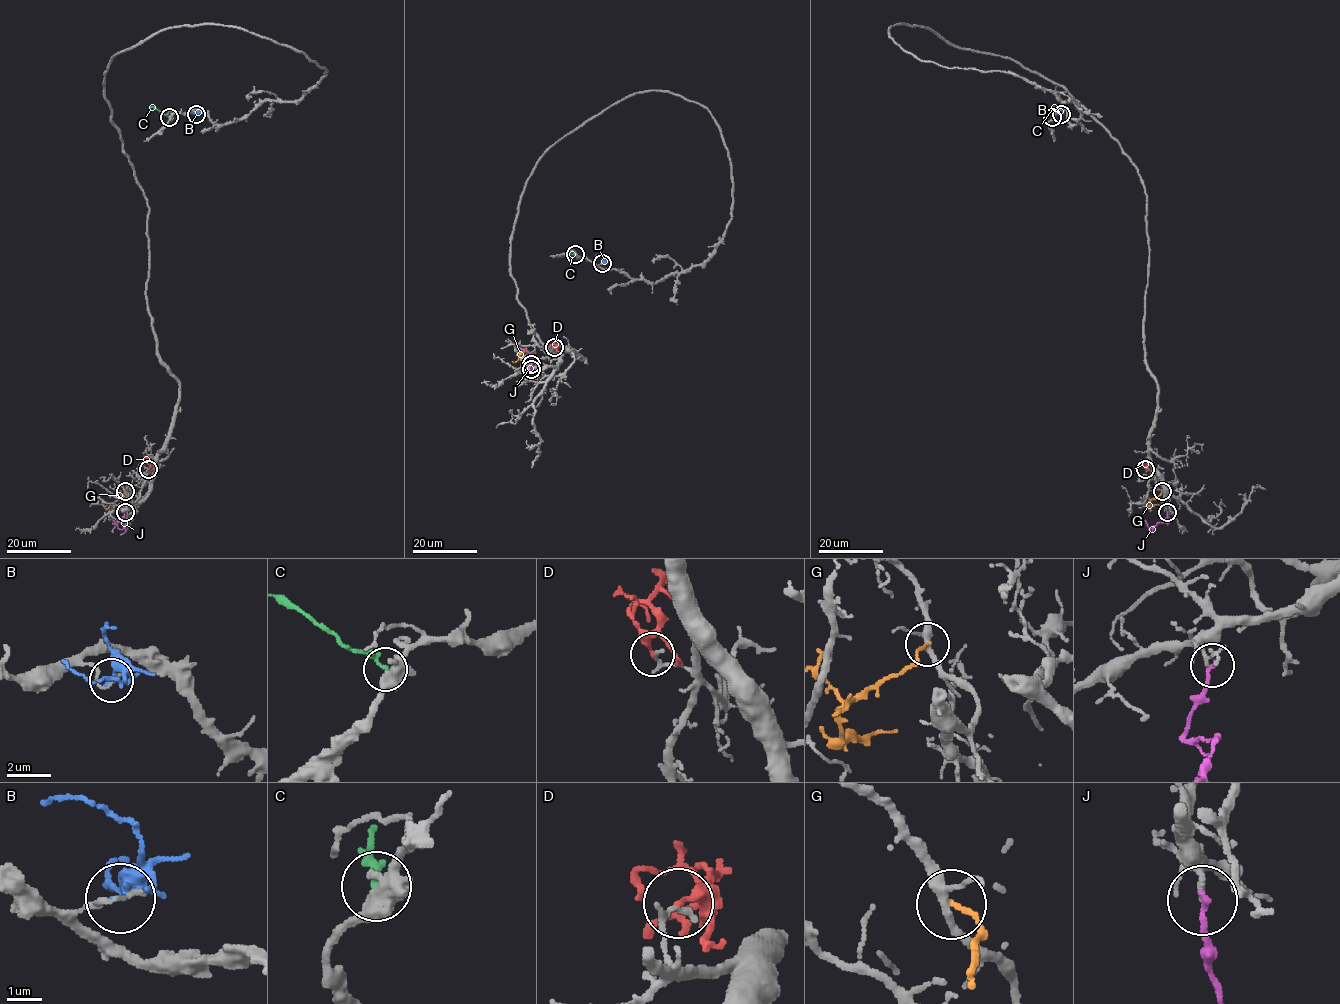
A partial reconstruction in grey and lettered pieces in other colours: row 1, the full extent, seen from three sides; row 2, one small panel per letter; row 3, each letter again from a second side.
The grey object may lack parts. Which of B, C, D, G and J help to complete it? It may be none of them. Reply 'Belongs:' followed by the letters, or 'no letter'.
Belongs: J

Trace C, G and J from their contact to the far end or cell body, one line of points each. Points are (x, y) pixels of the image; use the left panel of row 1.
C: (169, 118), (149, 107)
G: (125, 491), (128, 496), (123, 503), (111, 504), (106, 509)
J: (125, 511), (122, 521), (126, 523), (122, 529), (111, 519)

